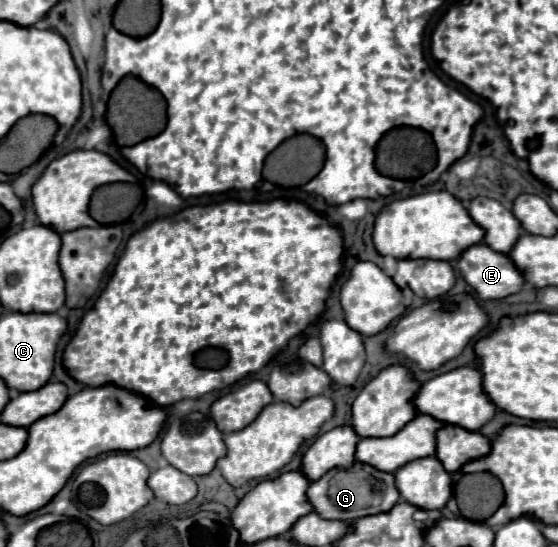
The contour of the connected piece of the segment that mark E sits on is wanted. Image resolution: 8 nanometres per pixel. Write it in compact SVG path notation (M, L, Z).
M474 244L466 248L456 260L454 268L482 300L506 298L516 294L524 284L522 272L510 264L510 258L490 250L486 244Z

